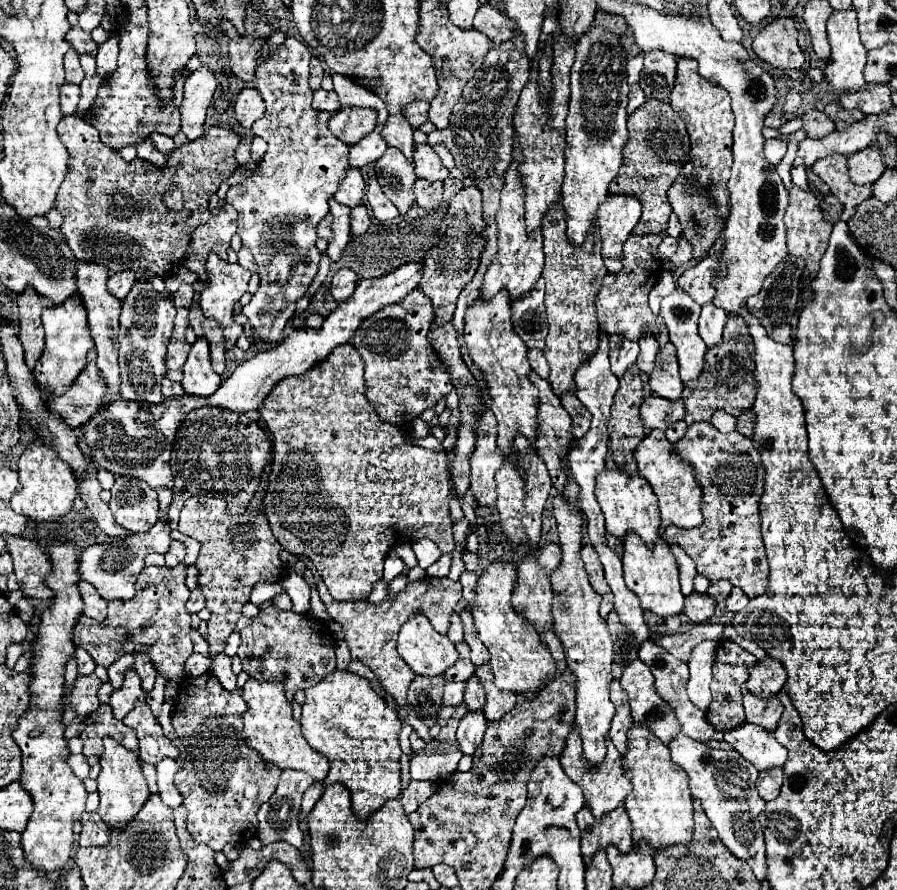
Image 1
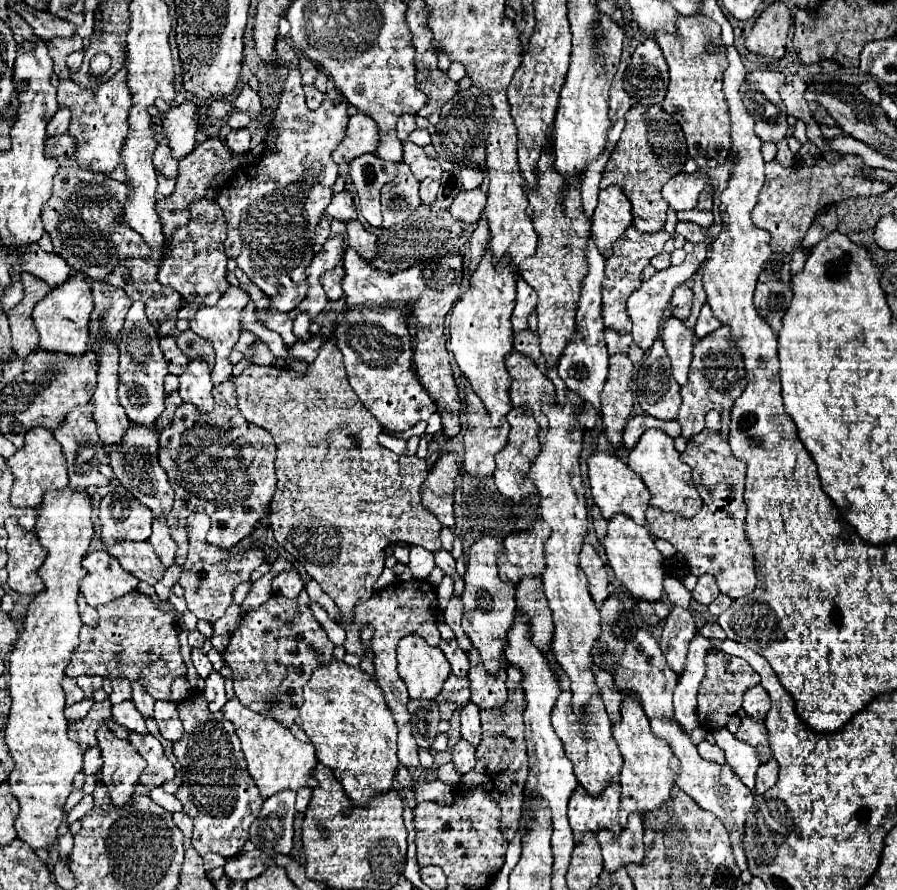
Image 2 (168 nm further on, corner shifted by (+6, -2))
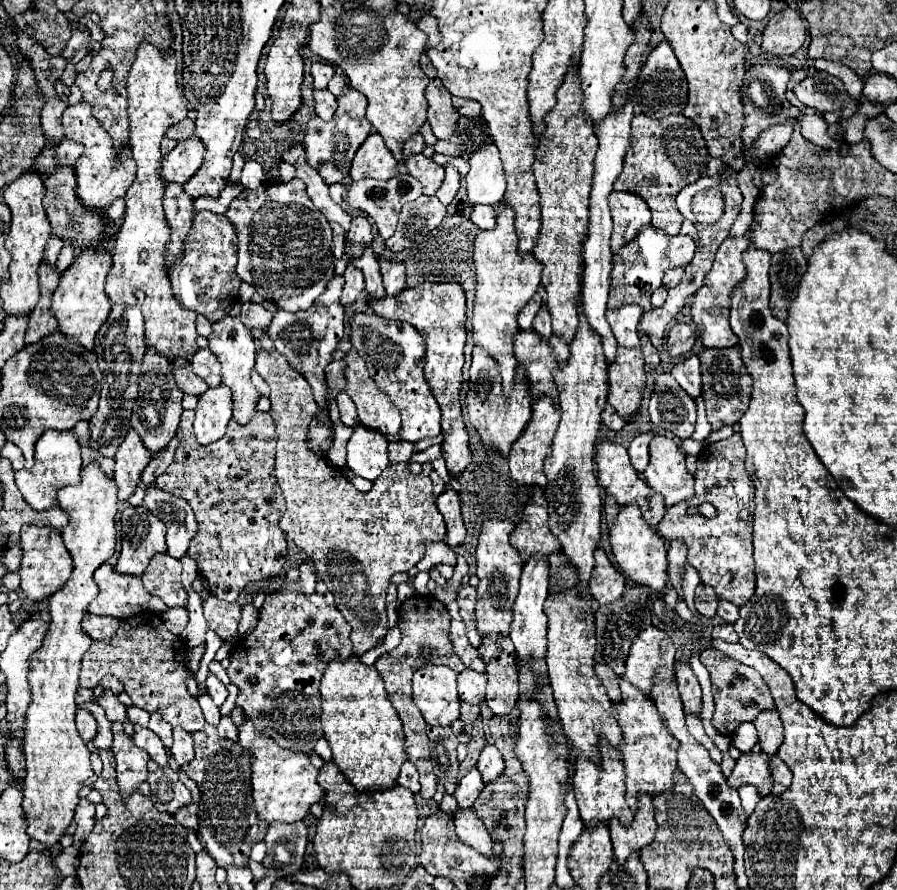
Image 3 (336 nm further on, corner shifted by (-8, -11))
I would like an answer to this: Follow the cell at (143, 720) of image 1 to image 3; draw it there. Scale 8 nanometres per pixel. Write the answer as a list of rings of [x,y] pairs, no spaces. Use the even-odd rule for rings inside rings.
[[[149,761],[149,785],[151,801],[157,811],[167,815],[177,815],[177,811],[193,801],[189,789],[179,781],[179,775],[171,767],[159,771],[159,765]]]

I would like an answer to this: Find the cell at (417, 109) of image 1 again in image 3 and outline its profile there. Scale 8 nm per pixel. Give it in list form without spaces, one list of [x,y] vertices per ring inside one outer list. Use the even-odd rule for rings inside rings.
[[[417,133],[413,137],[409,137],[403,145],[403,157],[409,157],[409,155],[415,155],[415,153],[421,153],[425,149],[425,141],[423,137]]]

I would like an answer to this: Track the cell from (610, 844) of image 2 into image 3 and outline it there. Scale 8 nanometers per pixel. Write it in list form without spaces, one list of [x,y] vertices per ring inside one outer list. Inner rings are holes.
[[[639,793],[637,813],[629,827],[621,825],[619,819],[609,819],[609,831],[613,841],[613,853],[619,863],[627,861],[631,851],[641,851],[645,845],[651,845],[655,837],[655,819],[653,819],[653,803],[649,793]]]

